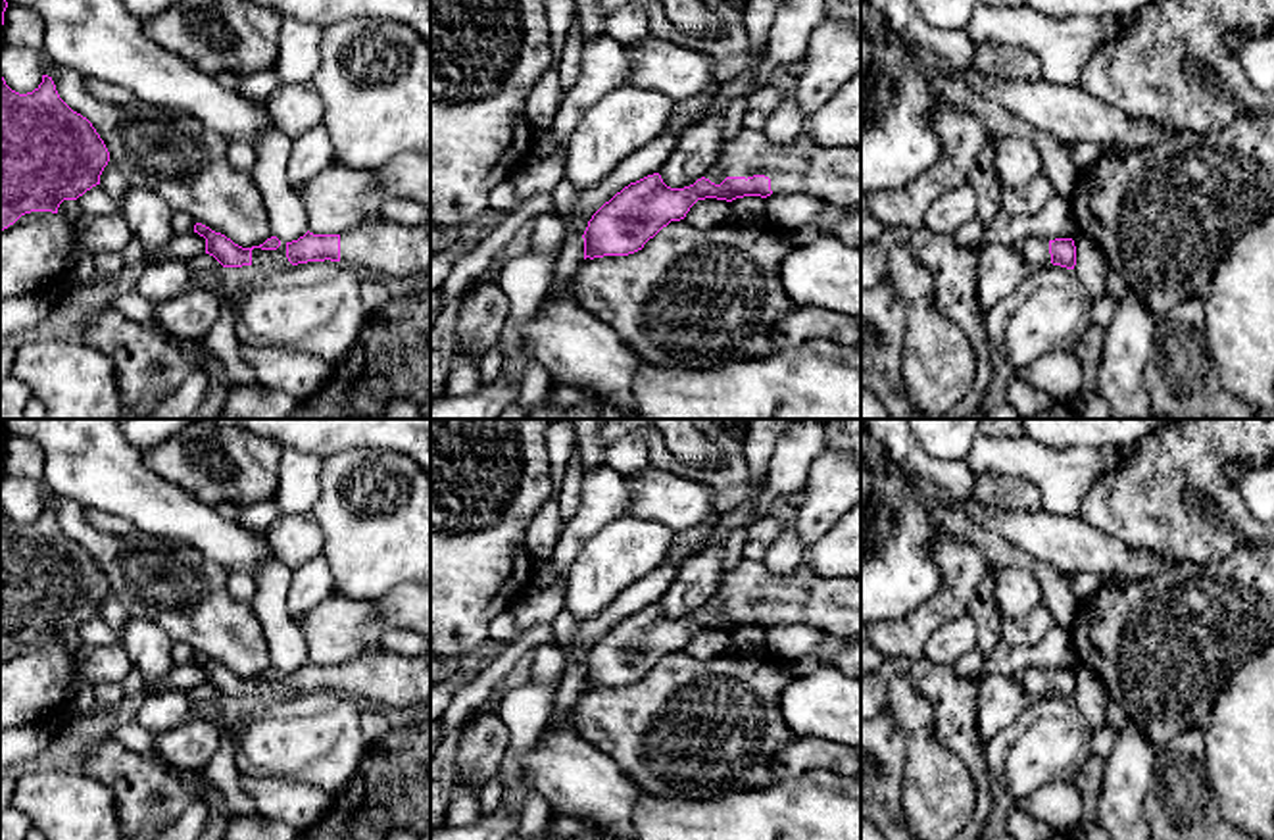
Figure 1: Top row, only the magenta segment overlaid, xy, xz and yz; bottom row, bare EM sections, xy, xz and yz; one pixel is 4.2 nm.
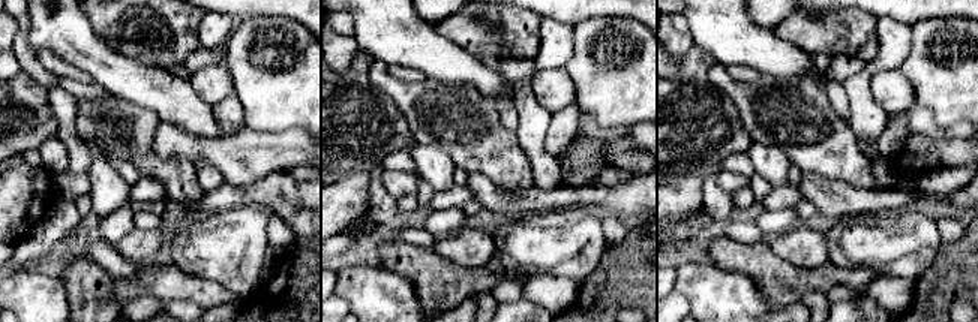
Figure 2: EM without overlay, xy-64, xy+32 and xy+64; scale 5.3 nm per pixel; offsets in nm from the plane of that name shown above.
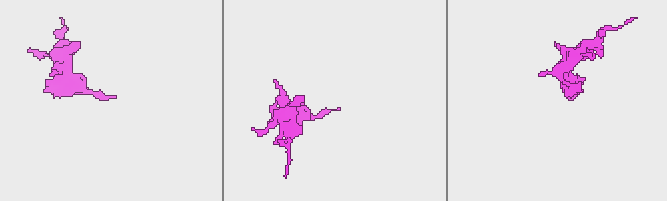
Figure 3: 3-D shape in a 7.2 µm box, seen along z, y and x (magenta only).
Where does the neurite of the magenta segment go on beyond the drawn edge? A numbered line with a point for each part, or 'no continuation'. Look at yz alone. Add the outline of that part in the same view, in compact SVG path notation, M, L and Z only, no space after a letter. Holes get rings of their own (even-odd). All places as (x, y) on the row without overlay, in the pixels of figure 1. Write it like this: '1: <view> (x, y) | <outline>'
1: yz (1036, 681) | M1032 667L1015 677L1022 682L1030 702L1051 696L1049 669Z

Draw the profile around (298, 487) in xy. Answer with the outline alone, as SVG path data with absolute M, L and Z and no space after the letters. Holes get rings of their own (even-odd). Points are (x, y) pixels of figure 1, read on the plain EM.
M282 448L275 502L279 513L311 513L321 490L323 457Z

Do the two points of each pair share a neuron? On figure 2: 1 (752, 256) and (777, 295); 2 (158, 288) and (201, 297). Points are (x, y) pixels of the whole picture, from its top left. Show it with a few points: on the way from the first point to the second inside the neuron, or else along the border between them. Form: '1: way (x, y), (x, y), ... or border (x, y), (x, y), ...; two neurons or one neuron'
1: way (761, 265), (777, 282), (777, 286); one neuron
2: way (168, 288), (191, 288); one neuron

